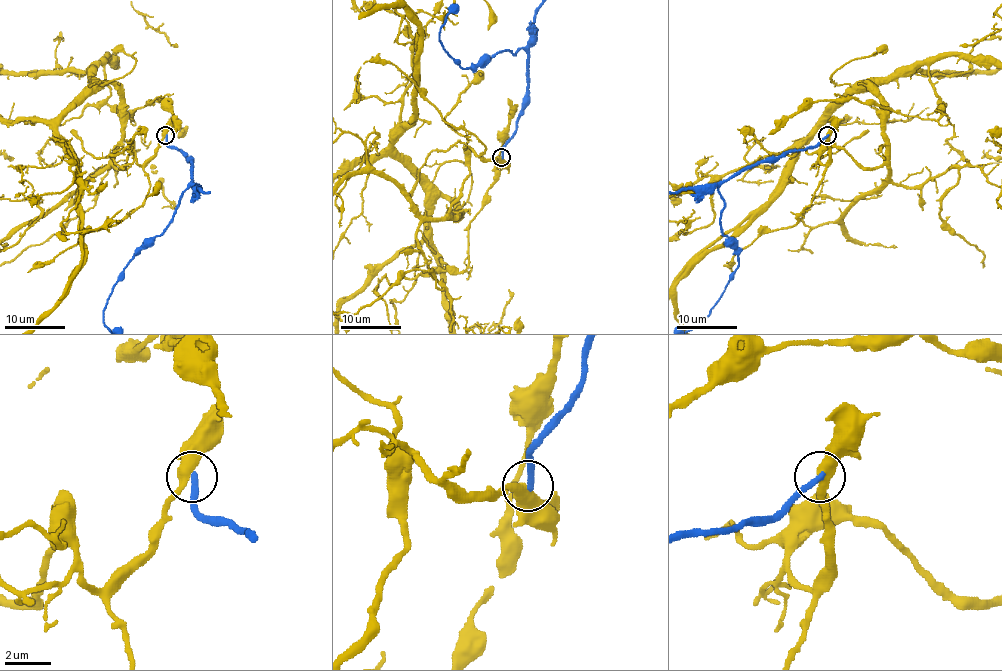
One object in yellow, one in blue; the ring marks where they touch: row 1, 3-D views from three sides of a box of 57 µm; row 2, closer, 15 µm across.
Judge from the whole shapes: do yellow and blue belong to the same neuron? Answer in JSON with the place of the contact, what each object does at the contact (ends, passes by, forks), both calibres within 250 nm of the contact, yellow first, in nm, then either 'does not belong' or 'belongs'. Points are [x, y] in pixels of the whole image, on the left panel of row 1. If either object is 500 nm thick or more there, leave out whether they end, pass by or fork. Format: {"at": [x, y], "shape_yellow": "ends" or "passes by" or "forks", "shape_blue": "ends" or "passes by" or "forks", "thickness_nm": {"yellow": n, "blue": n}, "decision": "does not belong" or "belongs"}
{"at": [165, 135], "shape_yellow": "passes by", "shape_blue": "ends", "thickness_nm": {"yellow": 440, "blue": 280}, "decision": "does not belong"}

